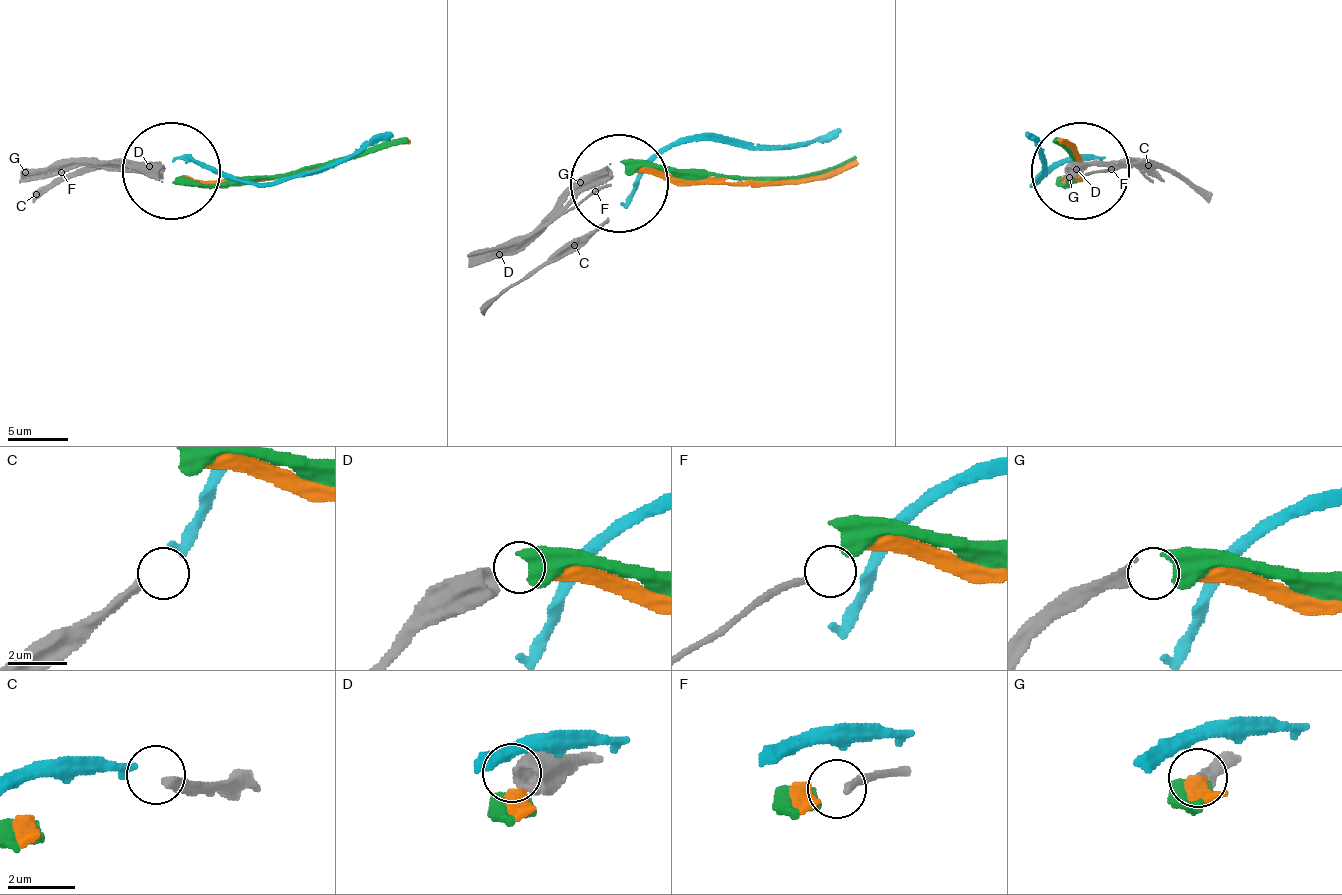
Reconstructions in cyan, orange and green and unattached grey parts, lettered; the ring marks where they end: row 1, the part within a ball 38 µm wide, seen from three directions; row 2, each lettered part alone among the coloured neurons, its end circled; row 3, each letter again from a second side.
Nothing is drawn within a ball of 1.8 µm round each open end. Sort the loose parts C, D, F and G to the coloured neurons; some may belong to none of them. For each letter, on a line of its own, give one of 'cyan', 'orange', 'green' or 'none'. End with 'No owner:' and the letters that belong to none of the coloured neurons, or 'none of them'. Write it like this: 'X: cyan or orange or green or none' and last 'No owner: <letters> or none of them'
C: cyan
D: orange
F: none
G: green
No owner: F

